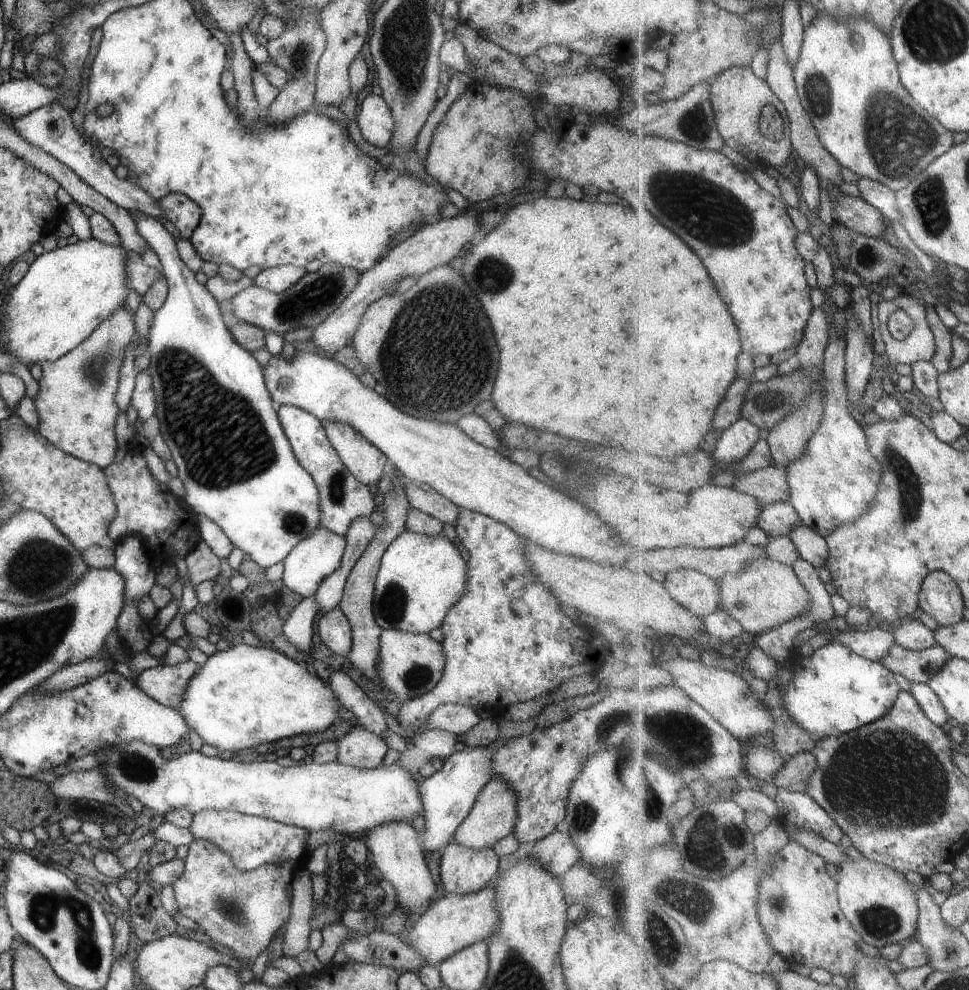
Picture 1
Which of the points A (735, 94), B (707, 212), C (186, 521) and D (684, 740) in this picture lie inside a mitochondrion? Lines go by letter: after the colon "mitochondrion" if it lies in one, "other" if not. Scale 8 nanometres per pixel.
A: other
B: mitochondrion
C: other
D: mitochondrion

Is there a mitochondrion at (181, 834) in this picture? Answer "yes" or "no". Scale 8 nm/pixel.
no

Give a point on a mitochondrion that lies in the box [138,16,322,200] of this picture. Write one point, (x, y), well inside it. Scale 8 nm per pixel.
(298, 57)

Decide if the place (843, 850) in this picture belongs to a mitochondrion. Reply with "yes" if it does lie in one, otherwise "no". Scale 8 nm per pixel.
no

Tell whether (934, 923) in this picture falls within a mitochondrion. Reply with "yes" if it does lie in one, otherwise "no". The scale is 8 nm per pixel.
no

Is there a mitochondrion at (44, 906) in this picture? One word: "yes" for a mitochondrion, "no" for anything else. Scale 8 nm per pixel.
yes

